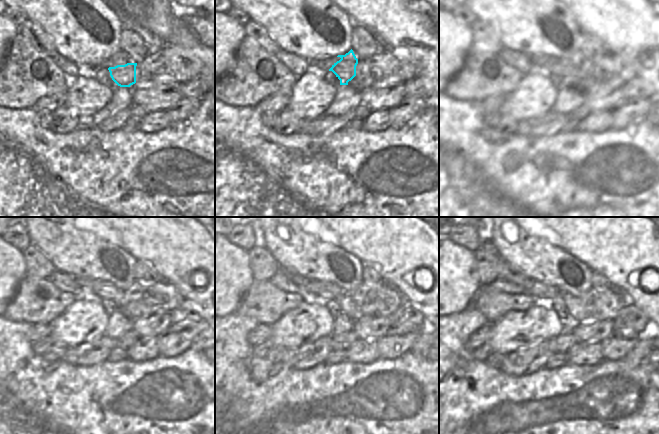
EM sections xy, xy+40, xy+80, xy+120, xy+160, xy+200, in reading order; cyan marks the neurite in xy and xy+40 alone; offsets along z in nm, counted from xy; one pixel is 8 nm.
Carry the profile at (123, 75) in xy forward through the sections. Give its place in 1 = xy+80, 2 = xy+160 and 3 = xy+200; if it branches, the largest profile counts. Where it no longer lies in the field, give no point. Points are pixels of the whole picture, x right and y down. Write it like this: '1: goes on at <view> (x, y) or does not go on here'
1: goes on at xy+80 (564, 68)
2: goes on at xy+160 (327, 290)
3: goes on at xy+200 (540, 290)

